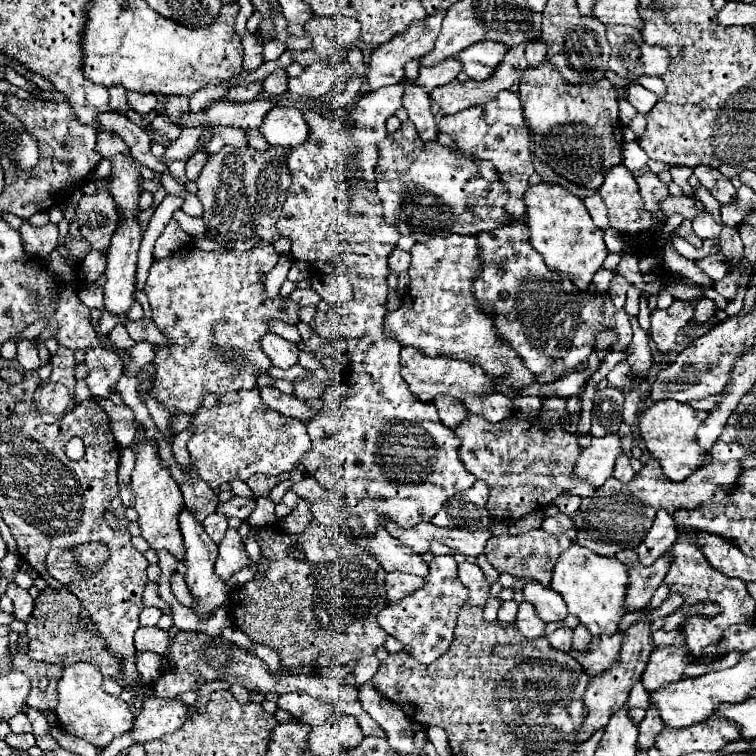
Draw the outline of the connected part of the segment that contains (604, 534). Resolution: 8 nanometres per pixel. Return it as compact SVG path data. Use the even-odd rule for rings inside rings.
M727 461L727 463L707 463L701 469L697 469L689 479L683 483L673 483L673 481L659 481L659 471L649 471L649 473L637 473L633 481L621 483L615 477L609 477L603 487L595 491L595 495L585 497L581 501L579 511L573 515L573 523L581 535L575 539L575 543L589 547L595 551L595 541L611 543L611 545L621 545L623 549L635 549L641 539L645 537L647 529L651 523L647 523L649 511L657 511L659 507L665 509L669 515L677 509L695 509L699 507L701 501L711 499L713 491L717 487L723 487L725 491L731 491L735 487L735 481L743 469L739 467L739 461Z

